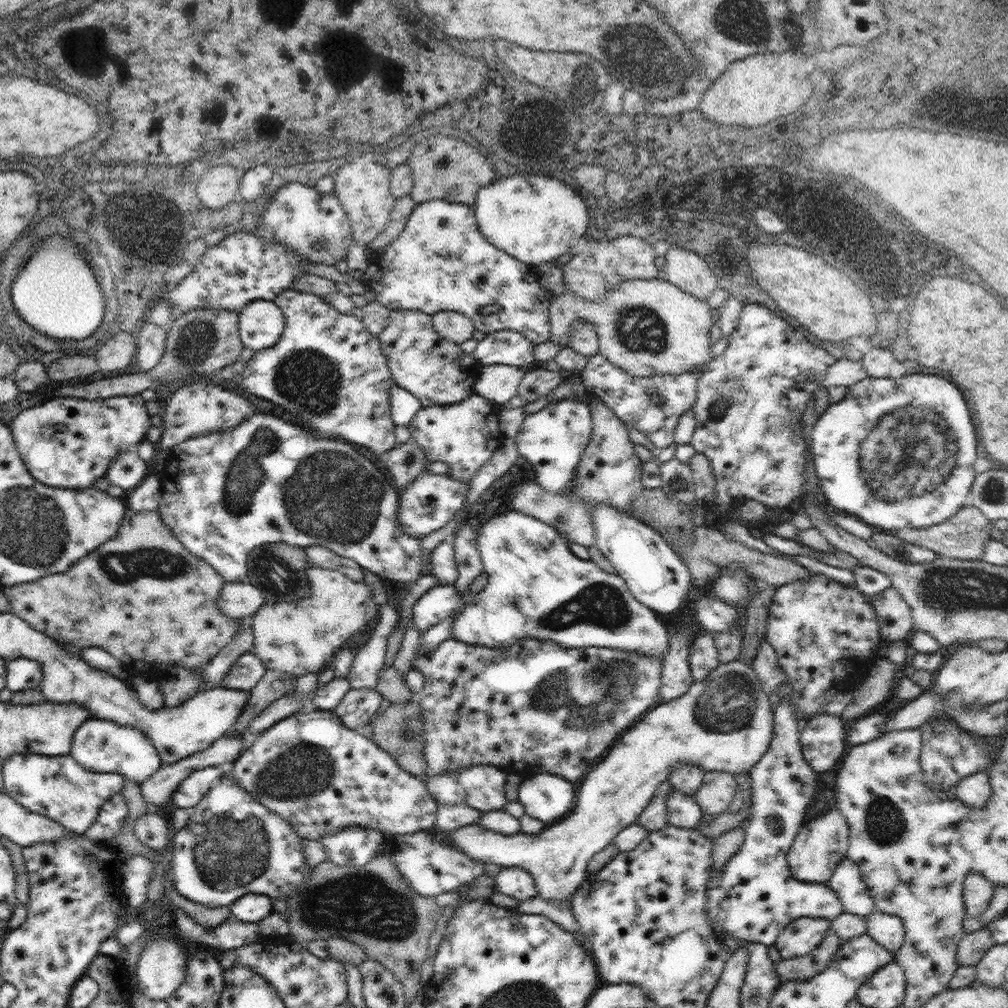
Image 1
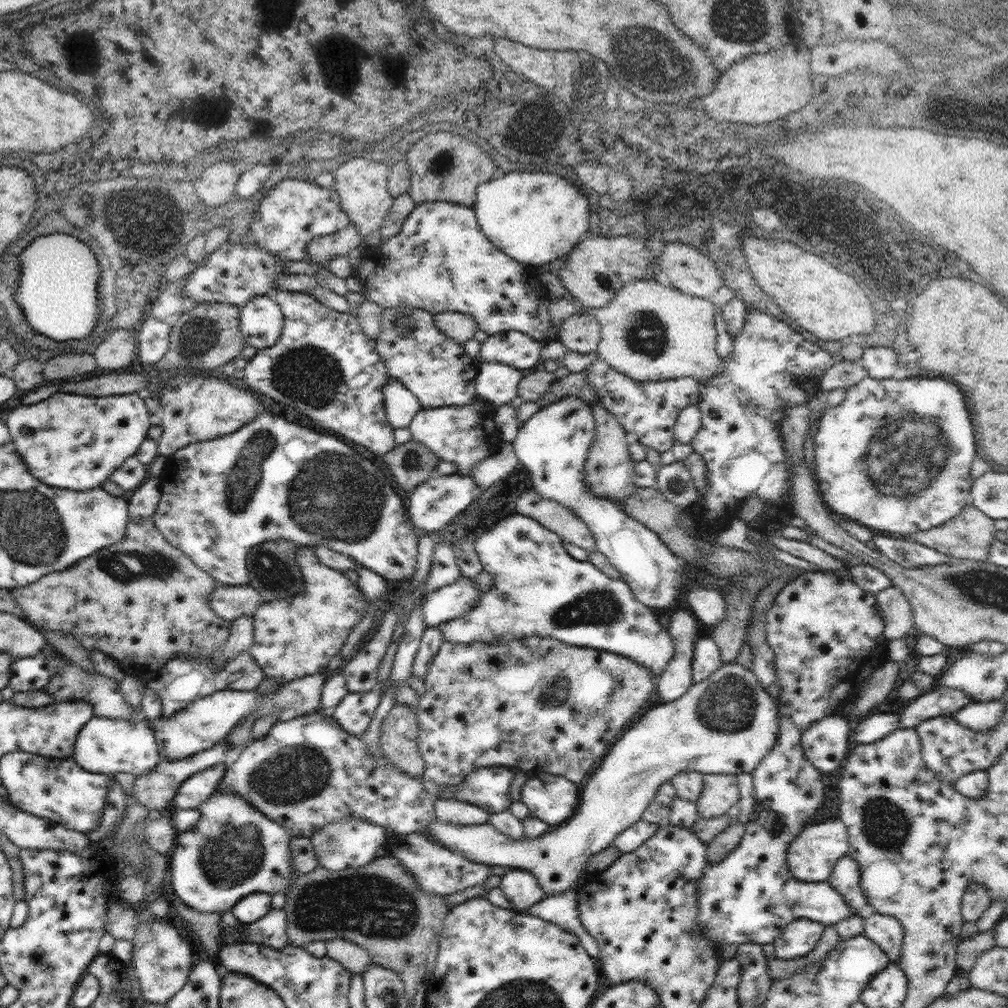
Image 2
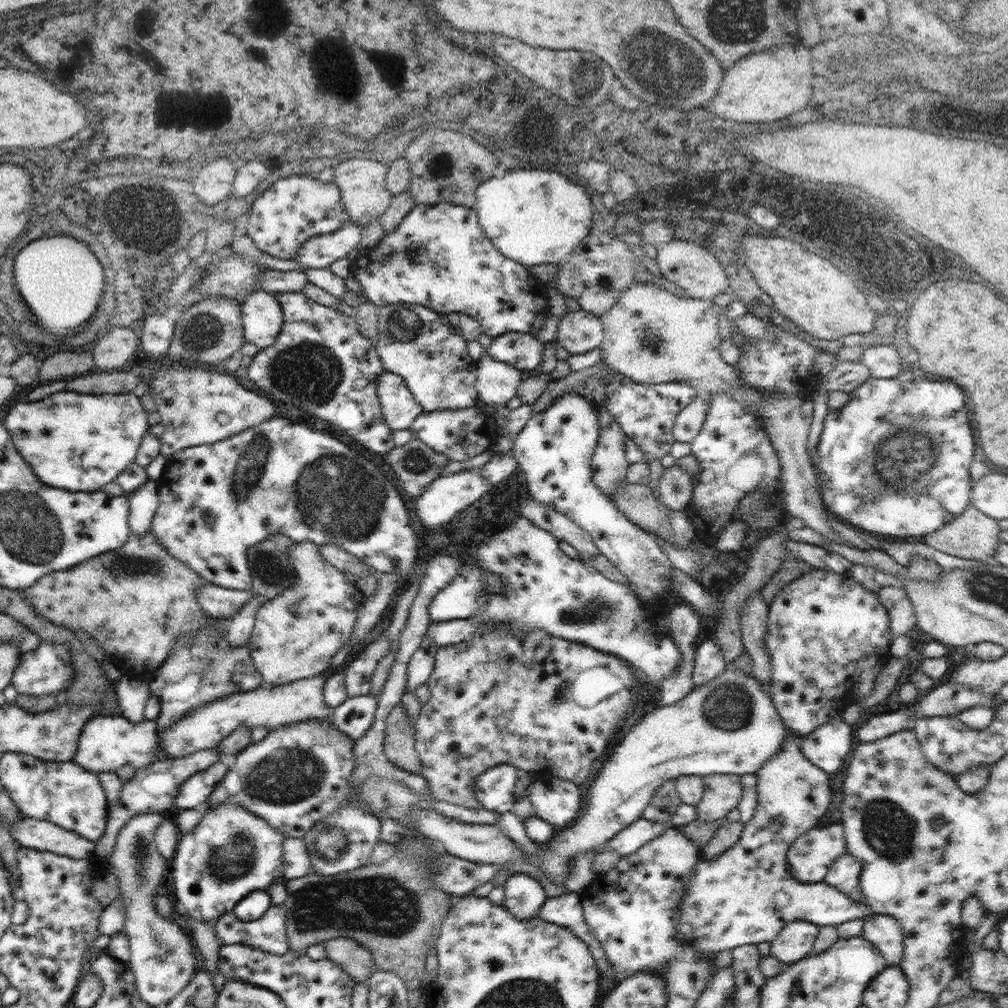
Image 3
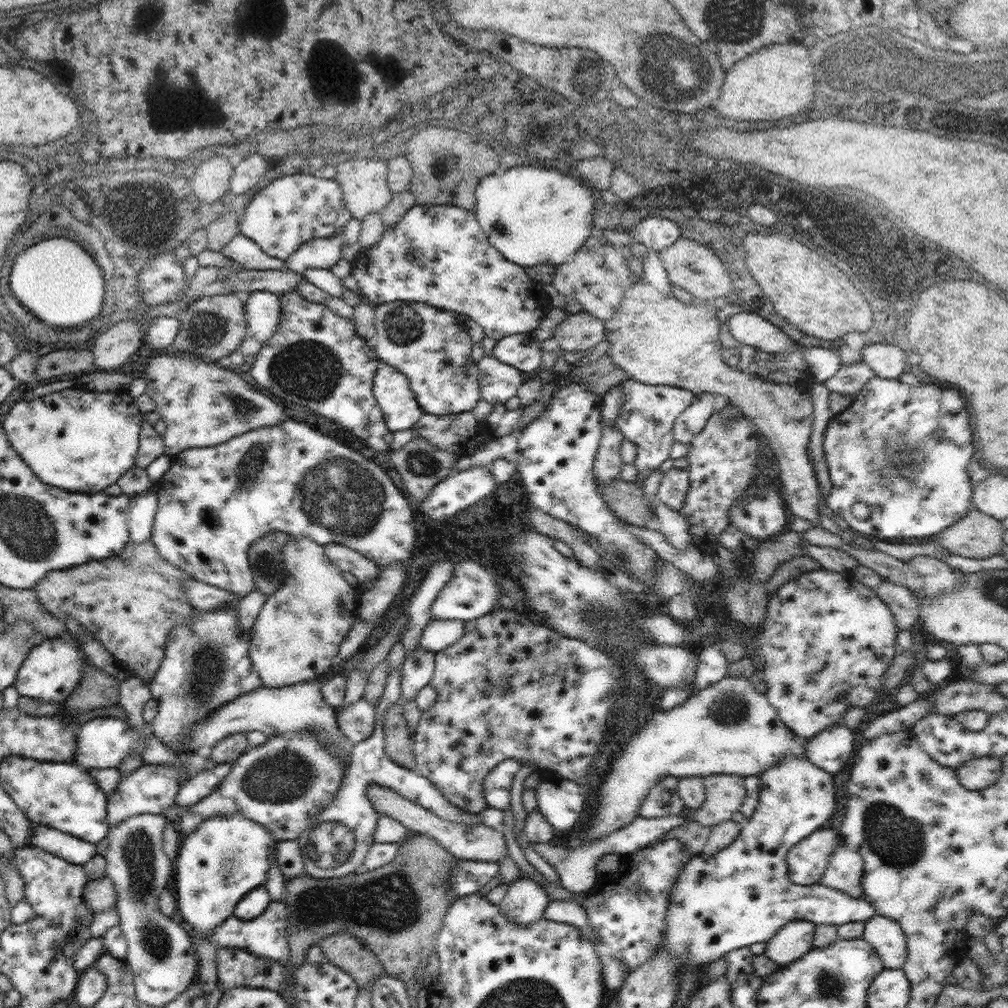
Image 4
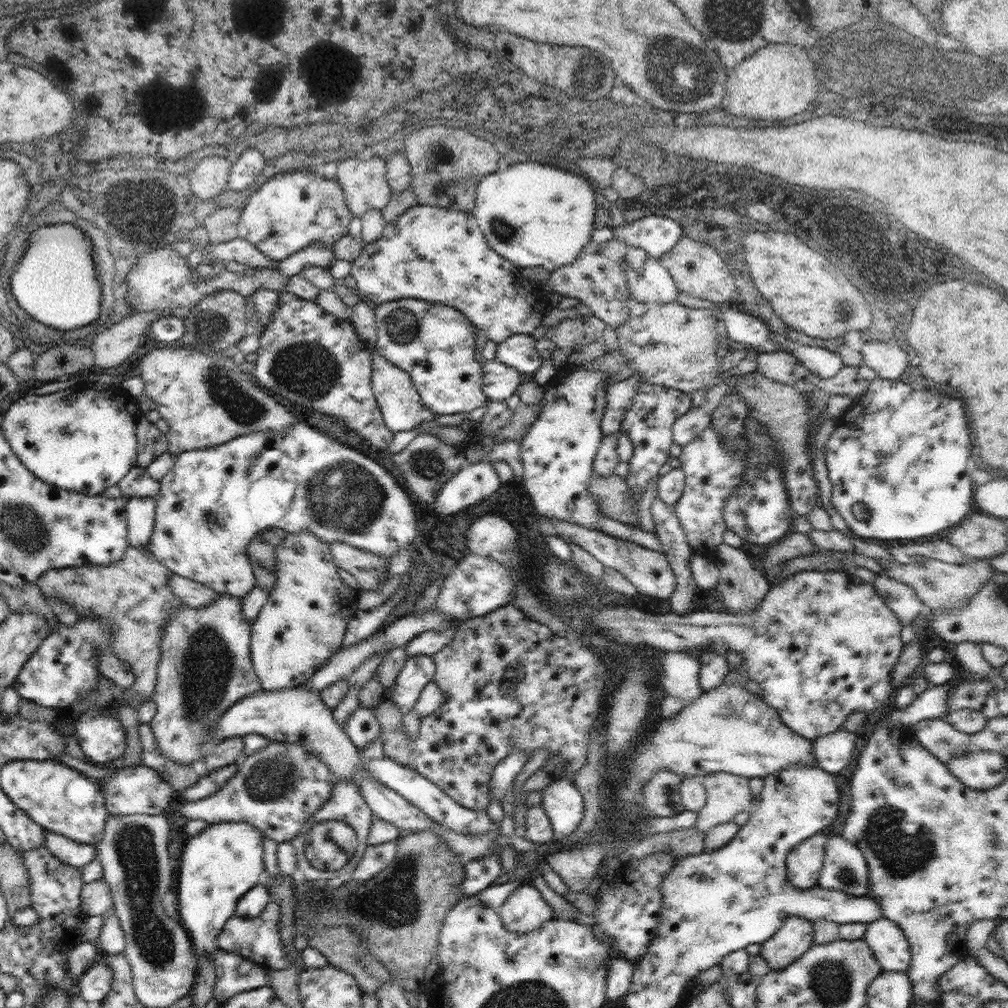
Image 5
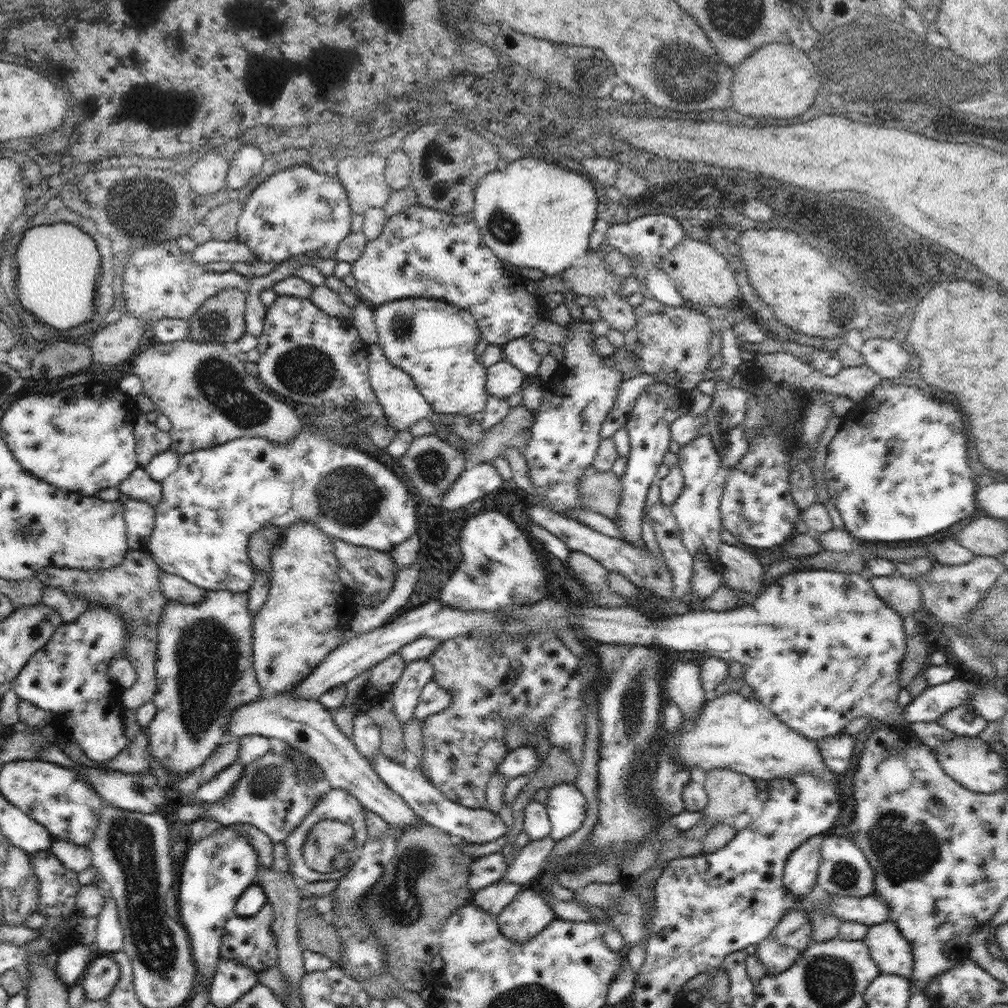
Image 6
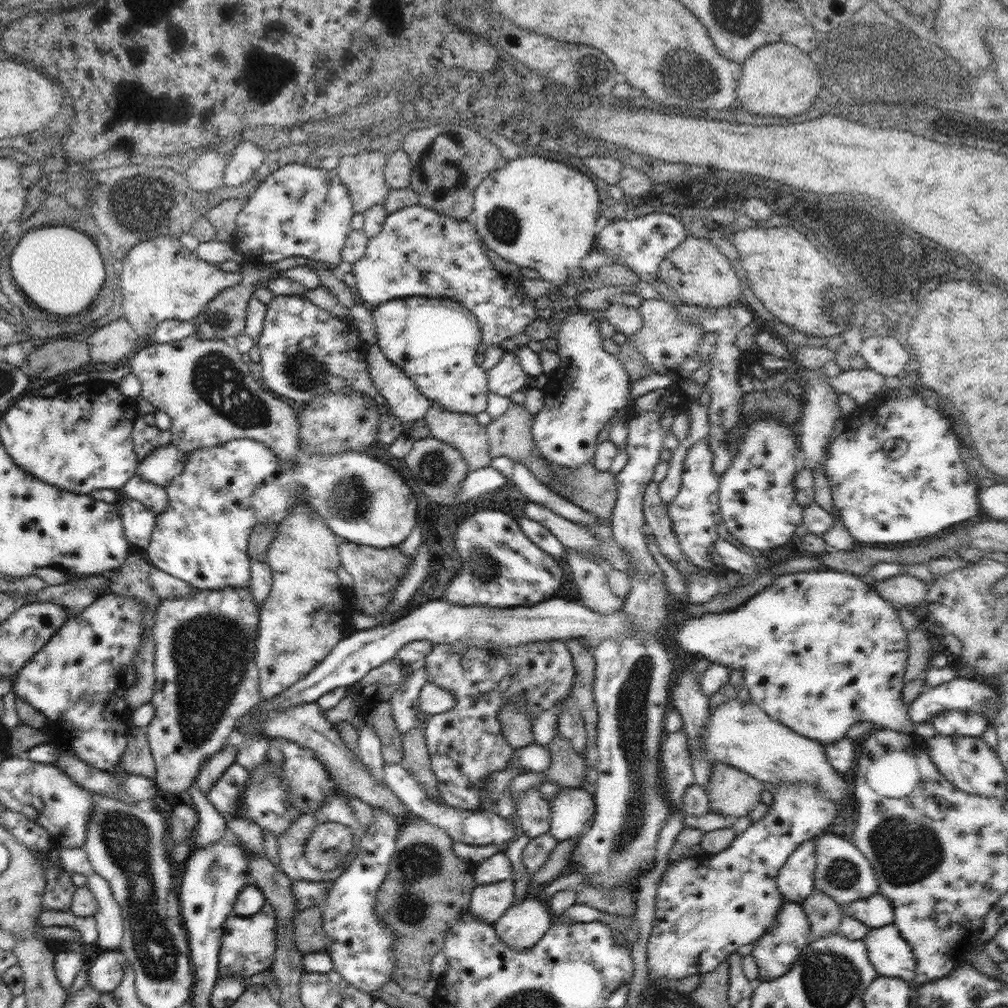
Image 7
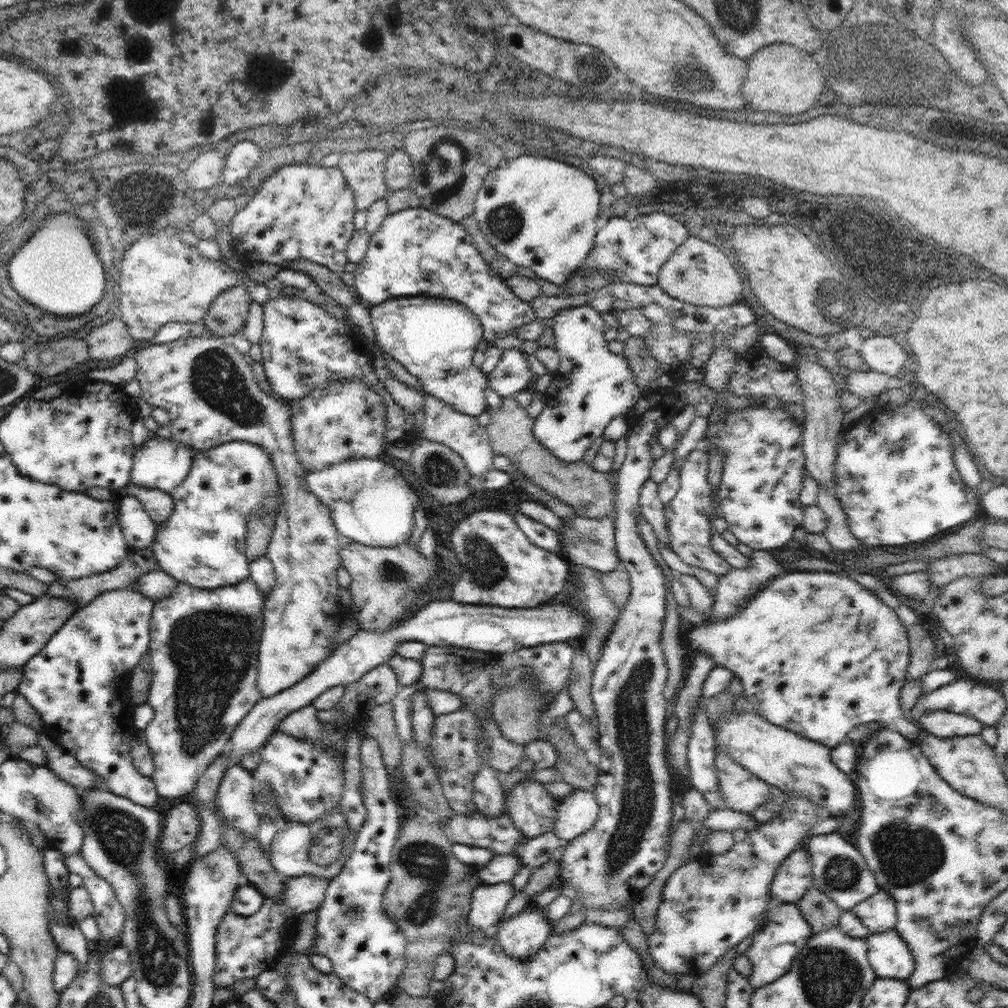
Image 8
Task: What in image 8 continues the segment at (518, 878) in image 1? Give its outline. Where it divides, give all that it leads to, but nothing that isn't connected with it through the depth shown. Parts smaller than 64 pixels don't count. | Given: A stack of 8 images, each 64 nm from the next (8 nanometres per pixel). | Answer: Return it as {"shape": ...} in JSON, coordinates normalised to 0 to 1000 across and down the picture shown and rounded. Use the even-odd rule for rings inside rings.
{"shape":[[[529,895],[520,904],[496,914],[492,929],[494,938],[505,948],[523,952],[536,944],[548,923],[549,919],[542,910],[541,903],[534,902]]]}

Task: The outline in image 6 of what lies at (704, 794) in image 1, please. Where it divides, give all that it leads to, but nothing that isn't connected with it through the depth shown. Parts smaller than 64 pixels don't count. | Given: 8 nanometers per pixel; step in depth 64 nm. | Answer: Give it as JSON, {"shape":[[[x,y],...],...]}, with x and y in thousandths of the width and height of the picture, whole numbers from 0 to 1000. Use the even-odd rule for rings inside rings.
{"shape":[[[708,762],[708,764],[702,765],[698,780],[702,796],[696,807],[697,812],[692,818],[688,819],[685,823],[675,825],[675,828],[695,834],[706,819],[713,816],[725,816],[733,808],[738,807],[744,794],[750,791],[753,785],[752,780],[750,780],[750,773],[720,762]]]}

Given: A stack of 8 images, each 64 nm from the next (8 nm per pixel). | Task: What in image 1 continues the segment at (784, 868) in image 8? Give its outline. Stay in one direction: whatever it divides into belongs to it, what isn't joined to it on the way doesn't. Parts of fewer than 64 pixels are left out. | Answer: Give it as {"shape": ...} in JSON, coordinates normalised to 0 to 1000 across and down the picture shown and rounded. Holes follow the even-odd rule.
{"shape":[[[830,800],[796,818],[781,847],[786,869],[798,875],[819,876],[831,856],[840,849],[842,826],[841,815]]]}

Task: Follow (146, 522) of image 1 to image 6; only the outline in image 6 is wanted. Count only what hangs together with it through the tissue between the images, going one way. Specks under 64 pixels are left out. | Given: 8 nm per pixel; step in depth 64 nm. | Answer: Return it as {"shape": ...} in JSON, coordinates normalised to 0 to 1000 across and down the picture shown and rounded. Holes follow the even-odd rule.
{"shape":[[[127,545],[123,556],[108,564],[87,566],[76,563],[41,563],[36,572],[44,581],[62,583],[67,589],[79,589],[85,591],[87,603],[93,601],[105,601],[115,605],[127,623],[127,636],[123,636],[123,652],[125,652],[135,664],[135,678],[121,686],[121,696],[125,703],[137,703],[139,700],[152,695],[155,689],[155,647],[157,641],[157,619],[159,611],[165,603],[167,594],[159,580],[159,561],[153,557],[149,548],[145,545]]]}

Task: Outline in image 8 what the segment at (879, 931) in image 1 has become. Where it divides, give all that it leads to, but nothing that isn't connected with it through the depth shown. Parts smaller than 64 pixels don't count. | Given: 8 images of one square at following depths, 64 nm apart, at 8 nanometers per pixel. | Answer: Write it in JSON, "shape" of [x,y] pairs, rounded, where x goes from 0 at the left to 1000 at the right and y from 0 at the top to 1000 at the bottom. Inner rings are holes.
{"shape":[[[888,920],[859,930],[860,950],[870,969],[897,971],[907,964],[908,951]]]}

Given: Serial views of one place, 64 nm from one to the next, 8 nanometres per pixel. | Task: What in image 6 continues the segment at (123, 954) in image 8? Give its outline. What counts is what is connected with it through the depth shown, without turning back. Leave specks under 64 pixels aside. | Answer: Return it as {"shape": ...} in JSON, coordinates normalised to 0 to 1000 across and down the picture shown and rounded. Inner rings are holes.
{"shape":[[[101,946],[93,951],[86,958],[80,973],[85,990],[89,990],[89,992],[106,990],[115,977],[117,969],[119,969],[119,960],[111,946]]]}

